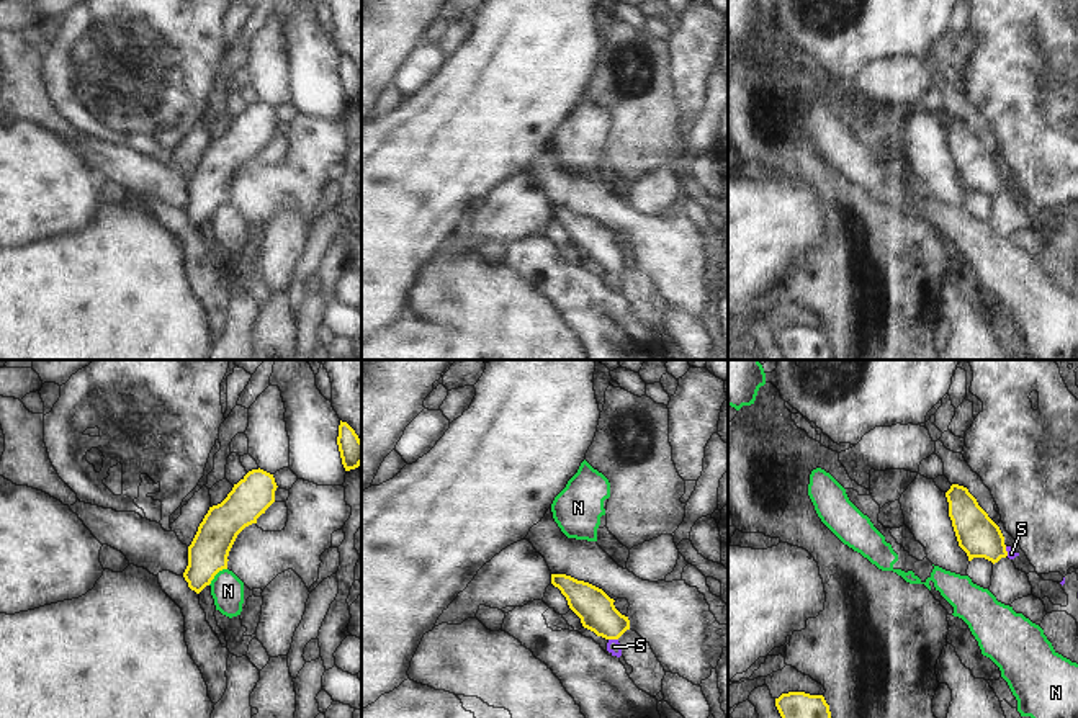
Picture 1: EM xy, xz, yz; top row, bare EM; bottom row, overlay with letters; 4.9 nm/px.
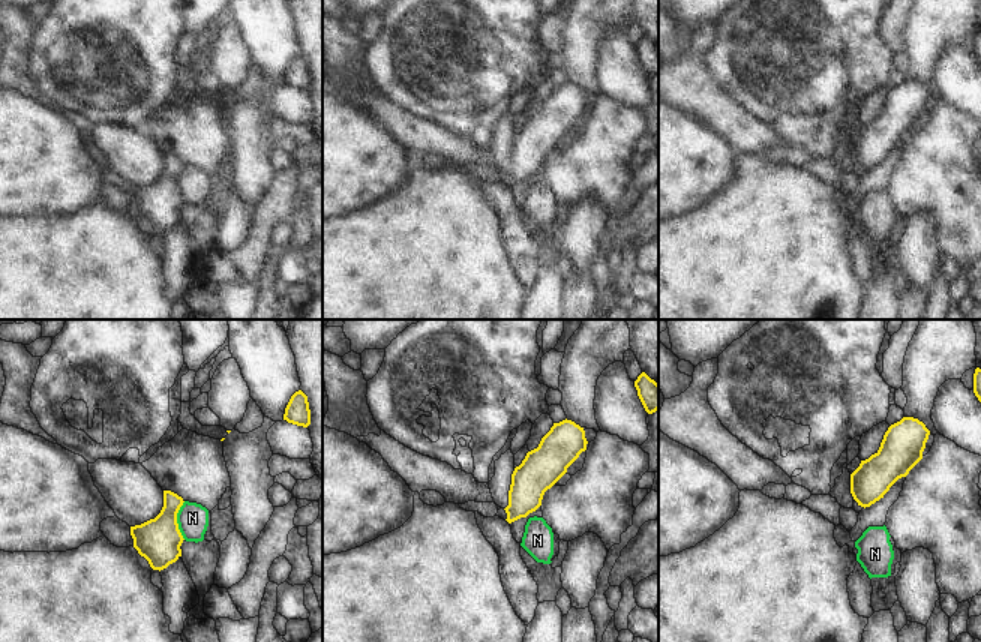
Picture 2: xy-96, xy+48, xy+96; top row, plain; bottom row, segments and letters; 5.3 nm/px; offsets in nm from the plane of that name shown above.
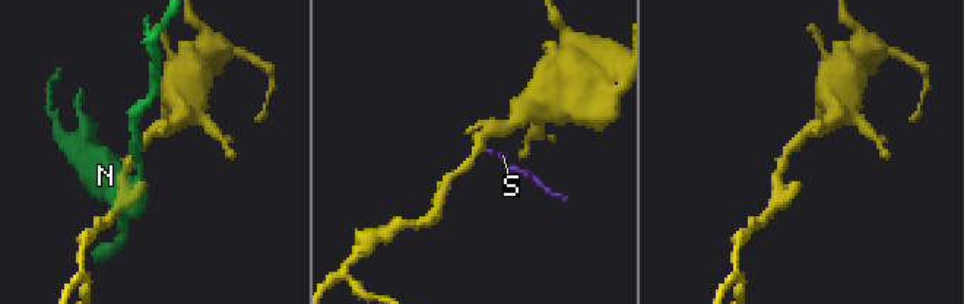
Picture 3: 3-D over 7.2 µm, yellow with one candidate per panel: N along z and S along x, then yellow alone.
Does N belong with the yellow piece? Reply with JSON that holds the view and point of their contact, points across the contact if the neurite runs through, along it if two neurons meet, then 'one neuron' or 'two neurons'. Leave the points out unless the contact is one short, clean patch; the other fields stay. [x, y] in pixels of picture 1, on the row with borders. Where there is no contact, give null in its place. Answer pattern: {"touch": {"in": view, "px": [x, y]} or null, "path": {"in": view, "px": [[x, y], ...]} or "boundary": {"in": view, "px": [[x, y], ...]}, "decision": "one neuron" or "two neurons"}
{"touch": {"in": "xy", "px": [216, 573]}, "boundary": {"in": "xy", "px": [[226, 568], [208, 584]]}, "decision": "two neurons"}

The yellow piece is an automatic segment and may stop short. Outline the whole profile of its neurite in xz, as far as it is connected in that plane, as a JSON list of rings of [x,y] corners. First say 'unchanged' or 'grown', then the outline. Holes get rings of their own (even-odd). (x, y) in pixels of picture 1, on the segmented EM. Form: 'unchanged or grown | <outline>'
unchanged | [[[551,574],[551,584],[566,597],[569,608],[584,628],[605,639],[618,639],[630,630],[628,617],[622,615],[602,589],[566,574]]]

